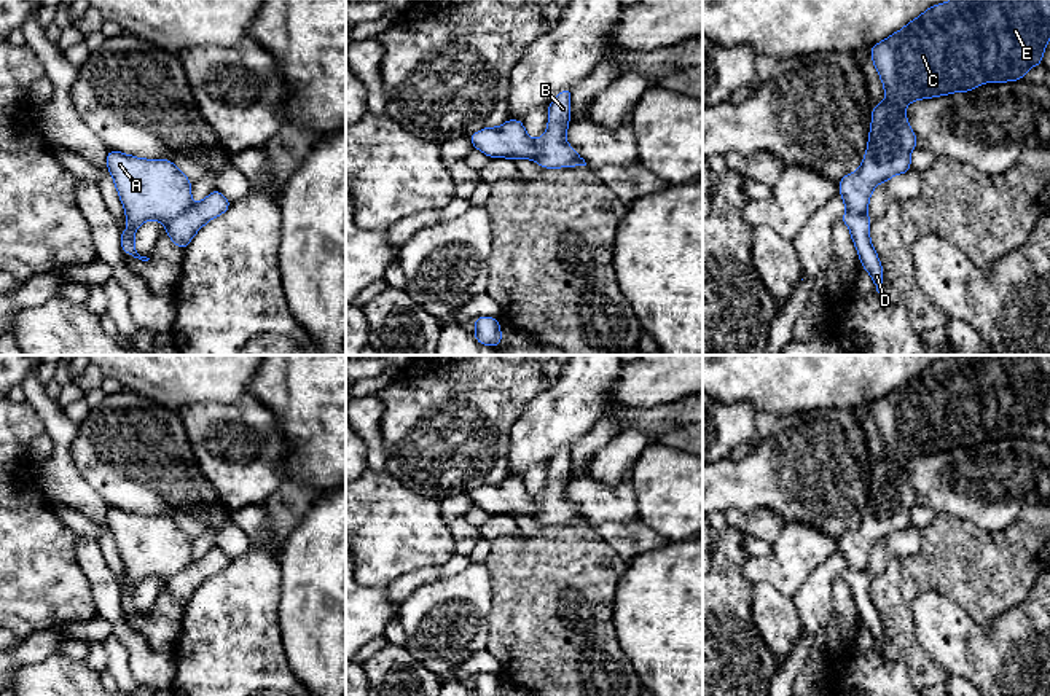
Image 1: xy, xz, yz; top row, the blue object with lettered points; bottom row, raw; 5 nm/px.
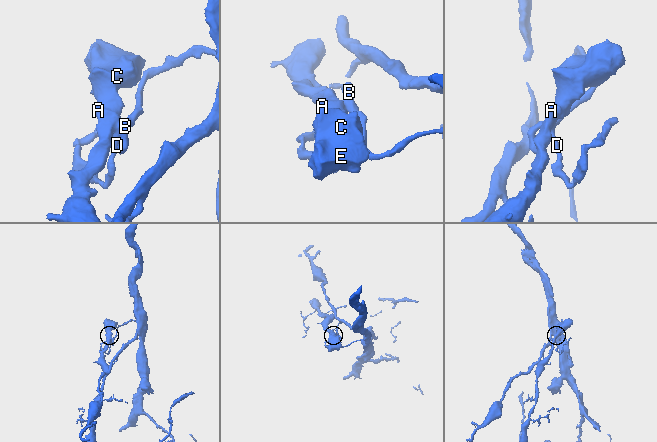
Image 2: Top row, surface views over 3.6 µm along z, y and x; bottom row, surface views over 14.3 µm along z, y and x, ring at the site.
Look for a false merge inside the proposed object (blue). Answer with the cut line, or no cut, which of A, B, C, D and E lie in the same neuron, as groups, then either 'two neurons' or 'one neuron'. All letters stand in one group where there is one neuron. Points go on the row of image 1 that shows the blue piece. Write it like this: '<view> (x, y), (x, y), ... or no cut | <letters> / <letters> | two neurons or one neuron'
xy (191, 203), (166, 225) | A C E / B D | two neurons

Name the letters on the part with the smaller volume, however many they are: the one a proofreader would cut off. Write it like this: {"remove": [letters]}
{"remove": ["A", "C", "E"]}

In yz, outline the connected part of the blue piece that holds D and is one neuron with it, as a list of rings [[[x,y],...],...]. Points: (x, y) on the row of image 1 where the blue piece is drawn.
[[[846,212],[841,218],[851,231],[852,242],[859,252],[860,264],[867,269],[875,282],[875,288],[883,295],[883,266],[870,242],[870,217],[865,213]]]

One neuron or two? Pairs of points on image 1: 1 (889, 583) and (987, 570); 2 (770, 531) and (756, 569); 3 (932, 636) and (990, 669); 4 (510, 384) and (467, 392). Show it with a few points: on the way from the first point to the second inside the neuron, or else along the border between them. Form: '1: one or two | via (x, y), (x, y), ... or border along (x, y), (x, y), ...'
1: one | via (913, 575), (923, 570), (963, 570)
2: two | border along (784, 523), (779, 535), (771, 543)
3: one | via (947, 645), (959, 645), (975, 655)
4: one | via (499, 391), (478, 392)

